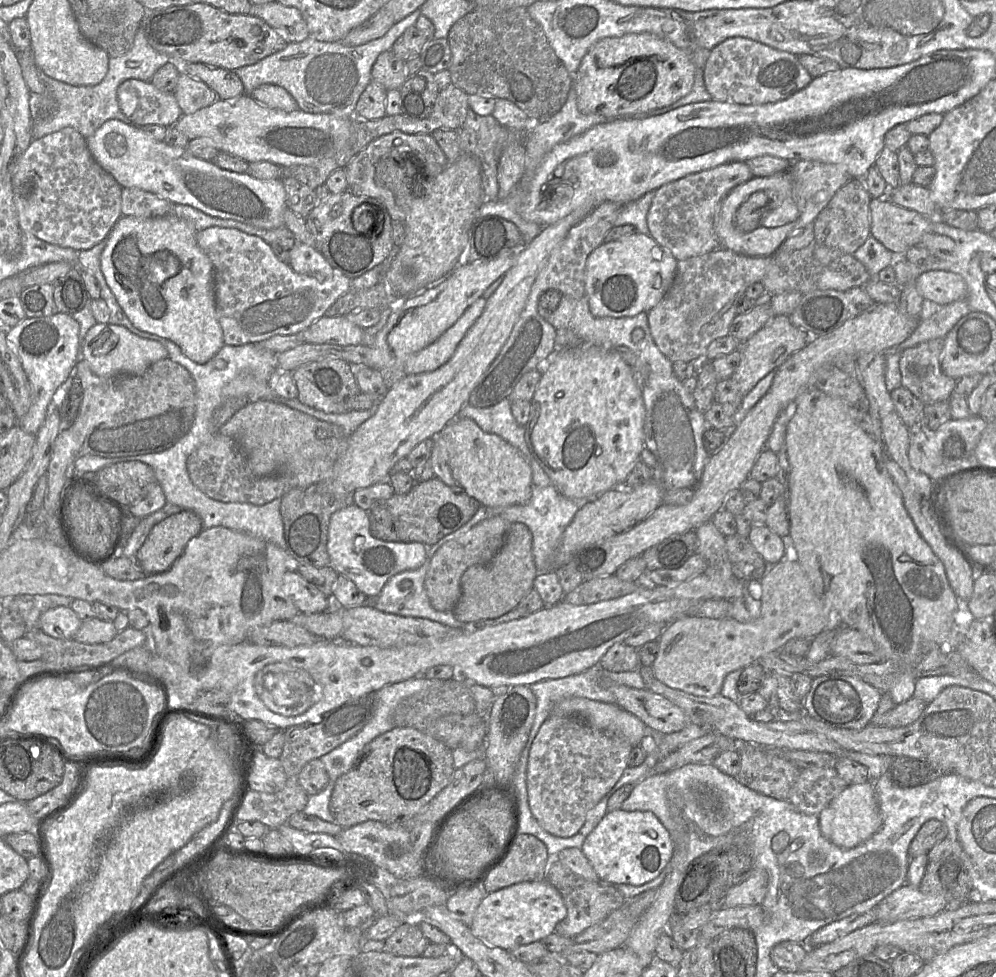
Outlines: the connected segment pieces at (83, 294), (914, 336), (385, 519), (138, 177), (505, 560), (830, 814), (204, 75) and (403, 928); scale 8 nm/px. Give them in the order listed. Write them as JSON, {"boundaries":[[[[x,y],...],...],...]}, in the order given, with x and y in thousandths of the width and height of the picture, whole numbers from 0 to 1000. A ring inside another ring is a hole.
{"boundaries":[[[[74,273],[52,291],[54,309],[58,319],[74,321],[80,318],[88,308],[91,308],[79,273]]],[[[928,306],[927,324],[915,343],[900,357],[907,358],[935,347],[948,347],[957,334],[975,318],[971,306],[952,312],[943,312]]],[[[435,488],[418,493],[408,506],[396,506],[377,515],[369,523],[371,546],[385,554],[422,555],[434,559],[472,533],[482,518],[463,497],[451,497]]],[[[111,122],[103,126],[95,136],[86,141],[87,150],[94,164],[123,191],[139,192],[155,198],[175,209],[193,211],[211,221],[244,227],[263,234],[277,234],[285,230],[285,218],[289,214],[287,194],[282,183],[261,184],[246,177],[223,173],[213,165],[198,162],[188,151],[158,144],[143,130]]],[[[514,535],[506,556],[494,574],[488,578],[472,579],[463,591],[463,611],[455,623],[464,638],[500,633],[516,623],[536,602],[540,589],[534,566],[535,548],[525,535]]],[[[874,799],[853,803],[837,817],[822,833],[824,854],[837,865],[853,869],[876,857],[886,844],[878,803]]],[[[204,64],[181,66],[183,72],[207,85],[220,101],[229,102],[246,96],[245,88],[235,73]]],[[[403,944],[399,952],[386,964],[386,973],[398,979],[424,979],[432,963],[425,957],[419,944]]]]}

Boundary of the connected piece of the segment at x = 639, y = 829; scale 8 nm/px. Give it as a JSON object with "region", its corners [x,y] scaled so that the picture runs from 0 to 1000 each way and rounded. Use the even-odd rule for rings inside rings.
{"region":[[[621,828],[608,832],[588,857],[583,871],[603,902],[642,907],[666,892],[676,876],[677,864],[672,851],[655,831]]]}

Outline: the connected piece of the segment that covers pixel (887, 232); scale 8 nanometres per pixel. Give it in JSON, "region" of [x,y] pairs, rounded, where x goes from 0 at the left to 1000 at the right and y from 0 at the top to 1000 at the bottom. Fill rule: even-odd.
{"region":[[[889,203],[873,207],[874,240],[900,263],[921,252],[927,242],[936,238],[937,225],[924,218],[902,211]]]}

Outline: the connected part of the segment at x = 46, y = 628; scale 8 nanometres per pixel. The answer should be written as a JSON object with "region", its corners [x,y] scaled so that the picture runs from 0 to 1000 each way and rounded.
{"region":[[[59,620],[42,627],[38,639],[39,643],[48,651],[73,655],[82,636],[69,620]]]}

